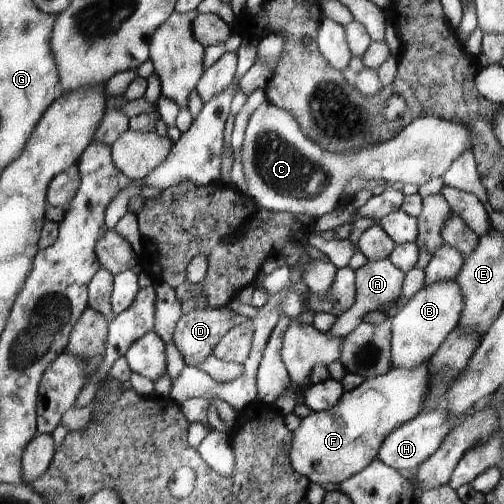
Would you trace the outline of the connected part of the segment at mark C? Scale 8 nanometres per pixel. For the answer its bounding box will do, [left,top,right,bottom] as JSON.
[240,100,477,219]

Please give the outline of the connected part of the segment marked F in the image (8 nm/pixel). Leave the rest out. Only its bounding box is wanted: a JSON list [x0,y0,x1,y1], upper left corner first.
[290,361,433,487]

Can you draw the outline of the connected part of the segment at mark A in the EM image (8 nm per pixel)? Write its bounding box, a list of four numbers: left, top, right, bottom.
[328,259,405,337]

